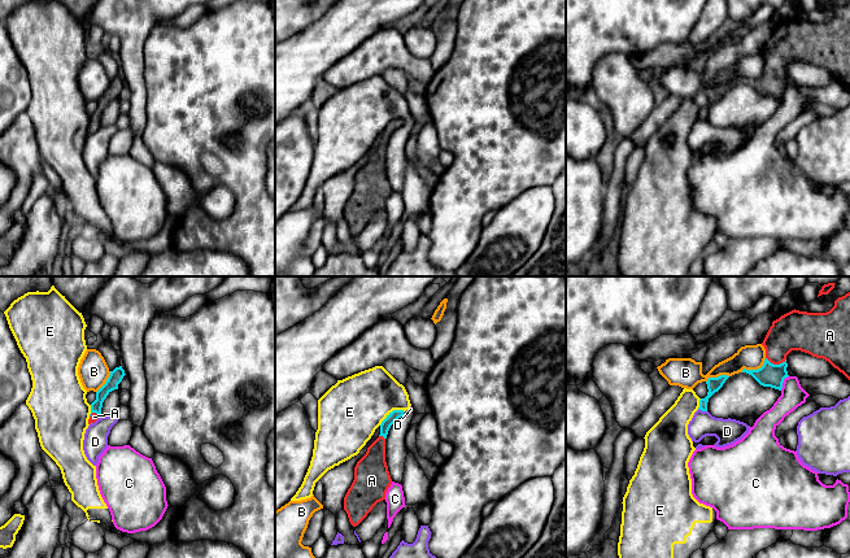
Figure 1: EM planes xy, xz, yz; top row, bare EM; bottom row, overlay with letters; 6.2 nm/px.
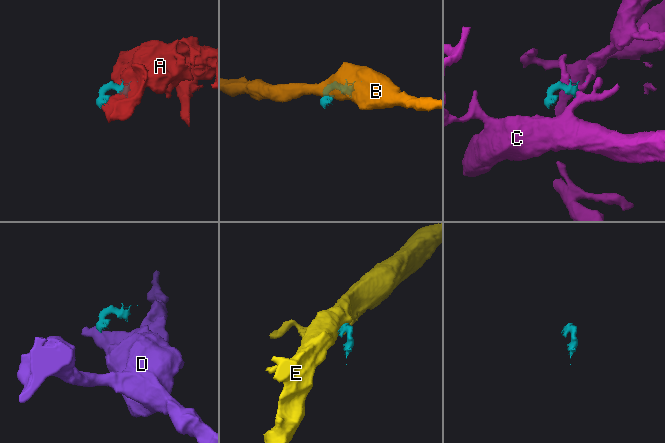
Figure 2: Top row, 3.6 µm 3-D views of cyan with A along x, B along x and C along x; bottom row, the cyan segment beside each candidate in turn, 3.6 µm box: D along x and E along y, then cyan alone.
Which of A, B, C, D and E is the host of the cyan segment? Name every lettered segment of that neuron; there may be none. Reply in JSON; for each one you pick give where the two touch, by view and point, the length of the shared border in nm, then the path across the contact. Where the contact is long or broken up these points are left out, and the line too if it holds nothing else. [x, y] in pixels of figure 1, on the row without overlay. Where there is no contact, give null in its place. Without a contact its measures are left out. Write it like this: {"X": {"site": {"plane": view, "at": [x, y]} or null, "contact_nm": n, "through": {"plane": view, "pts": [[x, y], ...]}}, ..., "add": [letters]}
{"A": {"site": {"plane": "yz", "at": [776, 74]}, "contact_nm": 130}, "add": ["A"]}

